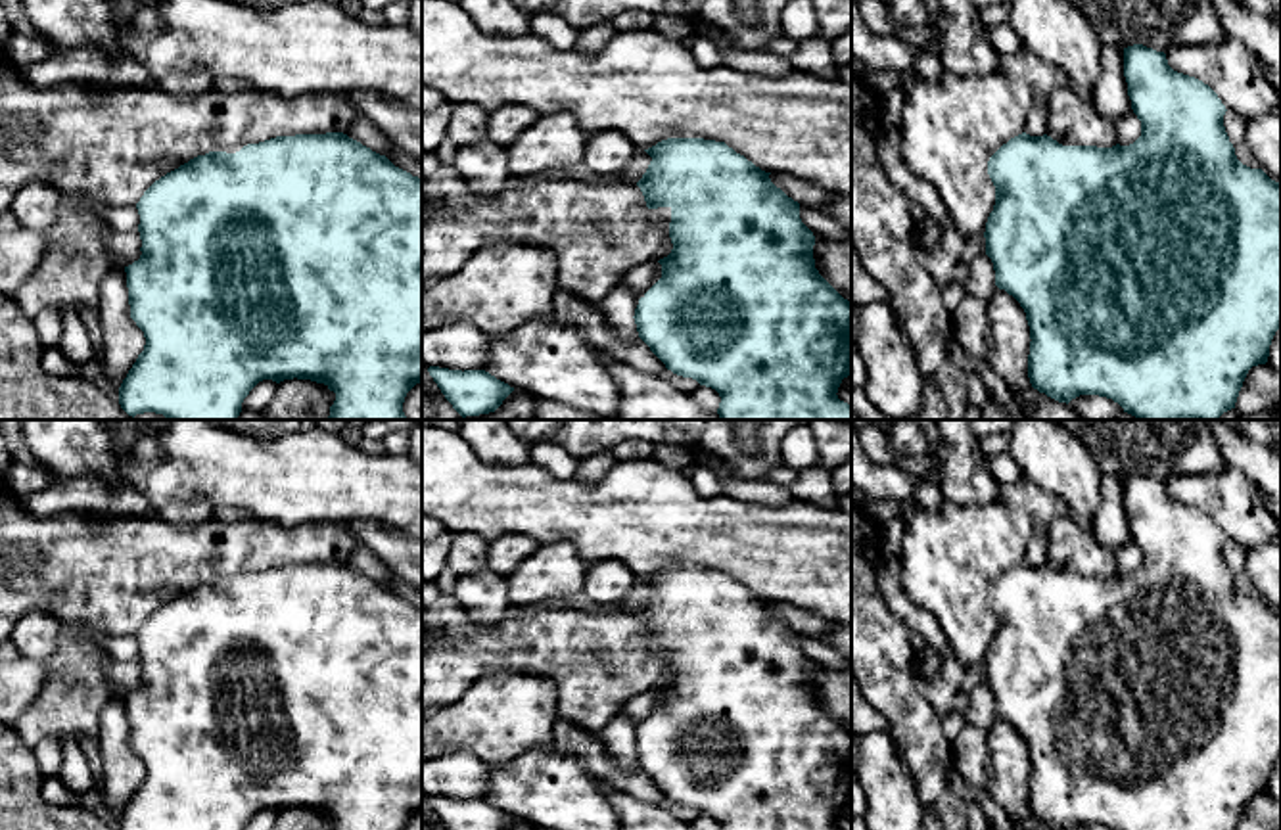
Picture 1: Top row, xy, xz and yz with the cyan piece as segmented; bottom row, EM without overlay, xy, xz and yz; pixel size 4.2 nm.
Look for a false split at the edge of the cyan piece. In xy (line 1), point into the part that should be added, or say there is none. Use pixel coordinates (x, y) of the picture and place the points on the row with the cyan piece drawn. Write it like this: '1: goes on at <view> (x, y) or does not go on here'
1: goes on at xy (234, 148)

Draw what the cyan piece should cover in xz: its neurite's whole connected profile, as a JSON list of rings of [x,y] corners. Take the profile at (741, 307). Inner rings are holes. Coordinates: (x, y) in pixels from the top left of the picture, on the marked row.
[[[667,138],[644,150],[652,161],[637,182],[646,201],[646,222],[660,222],[669,234],[673,249],[660,259],[662,278],[639,299],[635,324],[639,337],[677,376],[692,378],[719,393],[721,420],[851,420],[851,404],[838,399],[838,387],[851,374],[851,303],[844,299],[815,268],[813,232],[800,219],[800,203],[777,188],[769,174],[736,153],[725,142],[704,138]]]

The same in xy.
[[[343,132],[276,136],[259,144],[221,146],[215,151],[190,159],[155,180],[140,197],[136,209],[140,215],[138,232],[142,240],[142,255],[138,261],[125,266],[125,272],[130,318],[144,332],[146,345],[119,387],[119,404],[128,416],[134,418],[136,414],[155,412],[163,414],[167,420],[238,420],[244,399],[259,381],[272,380],[280,383],[284,380],[297,378],[324,383],[336,393],[328,420],[408,420],[403,412],[405,397],[416,383],[422,381],[422,178],[395,167],[385,155],[372,151]]]

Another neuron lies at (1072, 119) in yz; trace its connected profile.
[[[1066,82],[1057,86],[1047,104],[1047,136],[1076,146],[1112,148],[1118,144],[1114,123],[1099,115]]]

